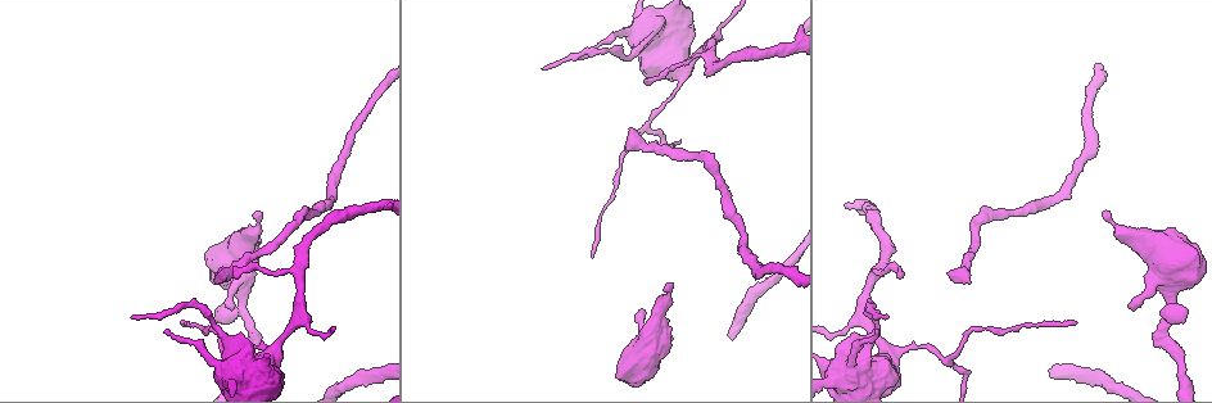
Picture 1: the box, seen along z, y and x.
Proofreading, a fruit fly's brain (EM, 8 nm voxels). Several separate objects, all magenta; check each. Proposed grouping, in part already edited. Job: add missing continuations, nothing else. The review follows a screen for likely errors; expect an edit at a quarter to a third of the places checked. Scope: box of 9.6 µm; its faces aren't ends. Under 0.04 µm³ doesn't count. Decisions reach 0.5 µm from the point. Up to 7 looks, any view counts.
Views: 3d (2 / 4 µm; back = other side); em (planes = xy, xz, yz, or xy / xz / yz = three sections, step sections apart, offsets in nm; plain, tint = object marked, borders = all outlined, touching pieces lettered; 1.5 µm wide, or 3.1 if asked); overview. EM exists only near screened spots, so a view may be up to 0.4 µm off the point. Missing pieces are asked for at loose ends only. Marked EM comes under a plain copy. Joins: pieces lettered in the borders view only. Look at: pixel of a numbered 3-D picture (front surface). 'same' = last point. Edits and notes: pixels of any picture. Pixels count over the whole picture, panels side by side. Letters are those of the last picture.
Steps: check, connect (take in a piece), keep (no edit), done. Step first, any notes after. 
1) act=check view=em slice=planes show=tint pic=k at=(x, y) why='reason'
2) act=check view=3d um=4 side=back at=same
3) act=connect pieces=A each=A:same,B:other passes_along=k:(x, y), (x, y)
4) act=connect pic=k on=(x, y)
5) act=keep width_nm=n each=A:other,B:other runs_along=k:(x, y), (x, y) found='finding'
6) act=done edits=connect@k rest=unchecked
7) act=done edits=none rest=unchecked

act=check view=em slice=yz step=8 show=borders pic=1 at=(1184, 309) why='branch stops here'

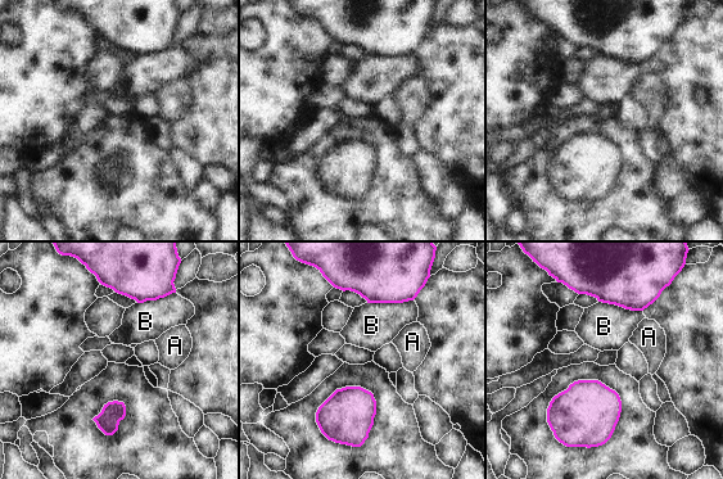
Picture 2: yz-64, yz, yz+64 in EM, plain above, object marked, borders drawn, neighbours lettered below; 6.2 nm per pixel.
act=check view=em slice=planes show=borders at=same

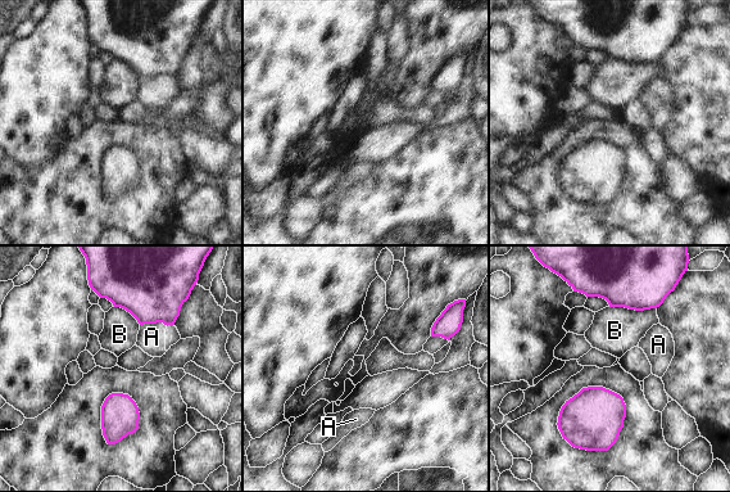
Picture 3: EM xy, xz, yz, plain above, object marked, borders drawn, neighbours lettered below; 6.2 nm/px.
act=keep width_nm=240 each=A:other,B:other border=3:(130, 314), (140, 324) found='no lettered piece goes on from it'

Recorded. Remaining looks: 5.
act=check view=em slice=planes show=borders pic=1 at=(181, 323)

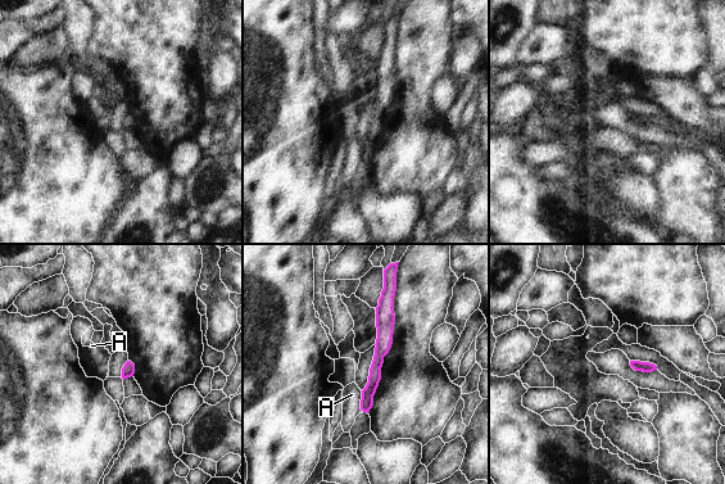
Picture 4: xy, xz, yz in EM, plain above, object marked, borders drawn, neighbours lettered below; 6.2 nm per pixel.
act=keep longest_contact=A:130nm each=A:other border=4:(362, 390), (361, 410) found='none of them fits'

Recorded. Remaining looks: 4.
act=check view=3d um=2 pic=1 at=(1103, 213) why='branch stops here'

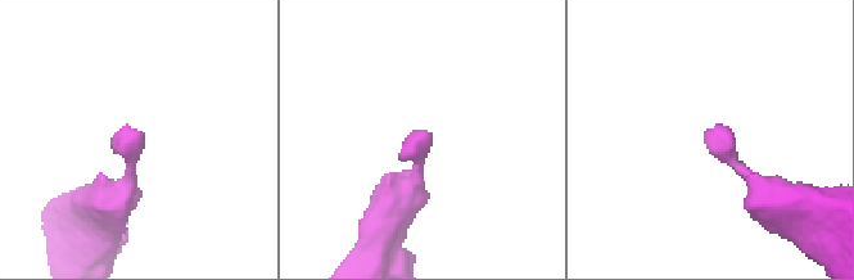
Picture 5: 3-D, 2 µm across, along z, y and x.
act=check view=em slice=planes show=borders pic=5 at=(428, 133) why='now the EM'

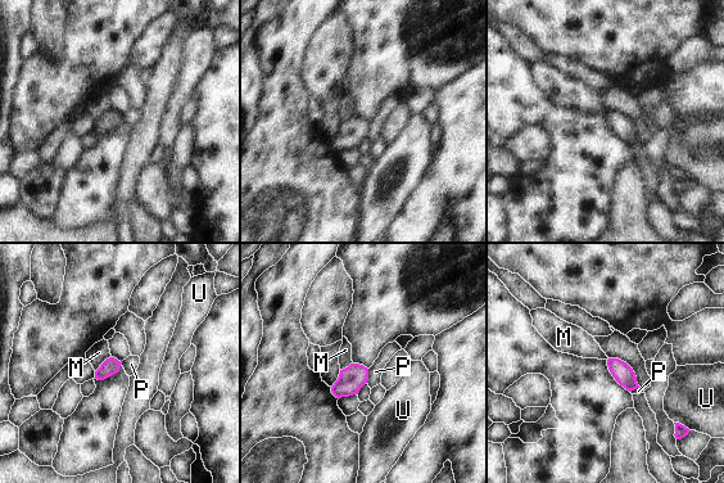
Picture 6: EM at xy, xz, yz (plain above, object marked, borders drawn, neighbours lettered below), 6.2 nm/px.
act=keep longest_contact=M:140nm each=M:other,P:other,U:other found='no lettered piece goes on from it'

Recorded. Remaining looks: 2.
act=done edits=none rest=unchecked

